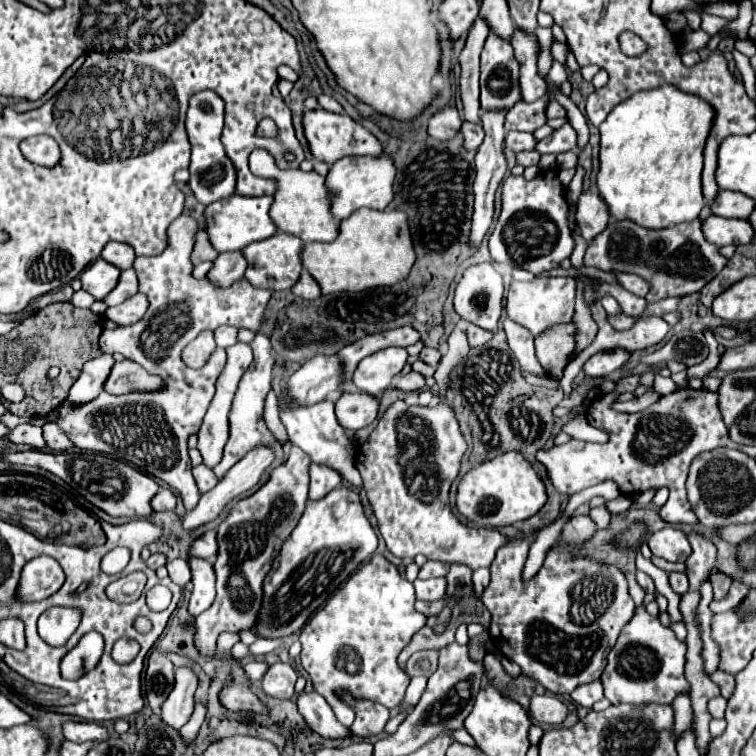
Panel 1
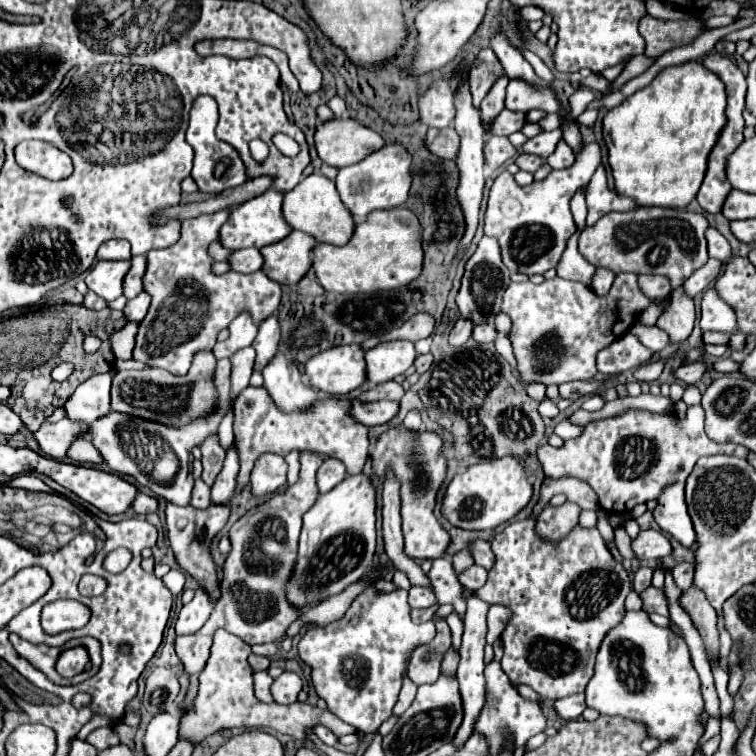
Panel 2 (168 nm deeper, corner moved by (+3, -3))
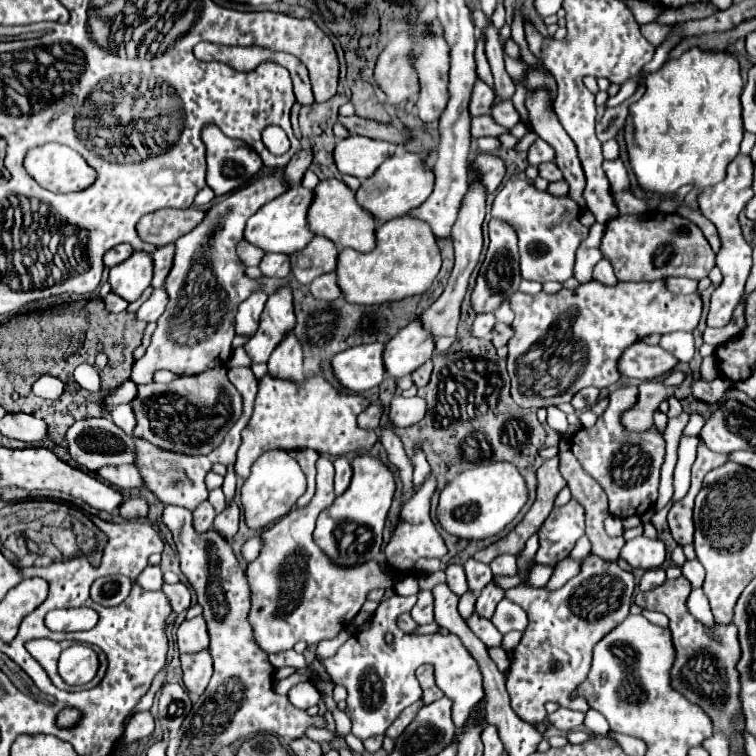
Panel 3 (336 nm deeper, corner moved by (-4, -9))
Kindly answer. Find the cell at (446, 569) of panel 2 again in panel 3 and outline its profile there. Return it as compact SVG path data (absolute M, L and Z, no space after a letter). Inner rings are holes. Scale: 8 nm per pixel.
M448 565L446 567L446 583L448 583L448 587L456 595L462 595L468 589L466 575L464 575L464 567L462 565Z

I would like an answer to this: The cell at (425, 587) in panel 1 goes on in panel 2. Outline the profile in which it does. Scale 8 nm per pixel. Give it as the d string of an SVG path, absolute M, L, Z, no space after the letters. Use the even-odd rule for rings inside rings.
M413 585L409 589L409 605L413 609L425 609L425 607L431 607L435 605L437 599L435 599L435 593L431 587L421 587L421 585Z

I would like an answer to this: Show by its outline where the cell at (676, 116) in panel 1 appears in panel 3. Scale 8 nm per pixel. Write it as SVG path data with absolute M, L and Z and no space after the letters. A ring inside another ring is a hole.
M690 47L682 57L668 59L662 69L646 77L646 93L630 107L630 117L634 121L634 145L628 145L630 165L638 177L638 183L658 195L672 195L682 185L694 183L704 189L726 177L728 163L740 153L740 143L744 137L742 129L742 105L740 95L744 81L740 75L738 59L728 51L702 51L700 47Z

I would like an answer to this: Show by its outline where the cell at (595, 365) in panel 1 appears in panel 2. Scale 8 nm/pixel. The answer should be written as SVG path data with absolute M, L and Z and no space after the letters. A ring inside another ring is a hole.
M627 333L597 353L597 371L603 375L623 373L647 363L651 357L653 351L643 347L635 335Z

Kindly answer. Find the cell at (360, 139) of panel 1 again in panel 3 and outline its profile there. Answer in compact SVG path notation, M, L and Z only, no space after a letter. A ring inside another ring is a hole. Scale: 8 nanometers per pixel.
M350 135L348 139L336 145L334 161L340 173L368 179L388 157L394 155L394 151L396 151L394 143Z

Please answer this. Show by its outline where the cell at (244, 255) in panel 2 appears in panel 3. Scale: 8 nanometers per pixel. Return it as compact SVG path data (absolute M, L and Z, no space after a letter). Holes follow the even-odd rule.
M266 253L266 257L260 263L260 269L266 277L290 277L290 255L282 253Z

